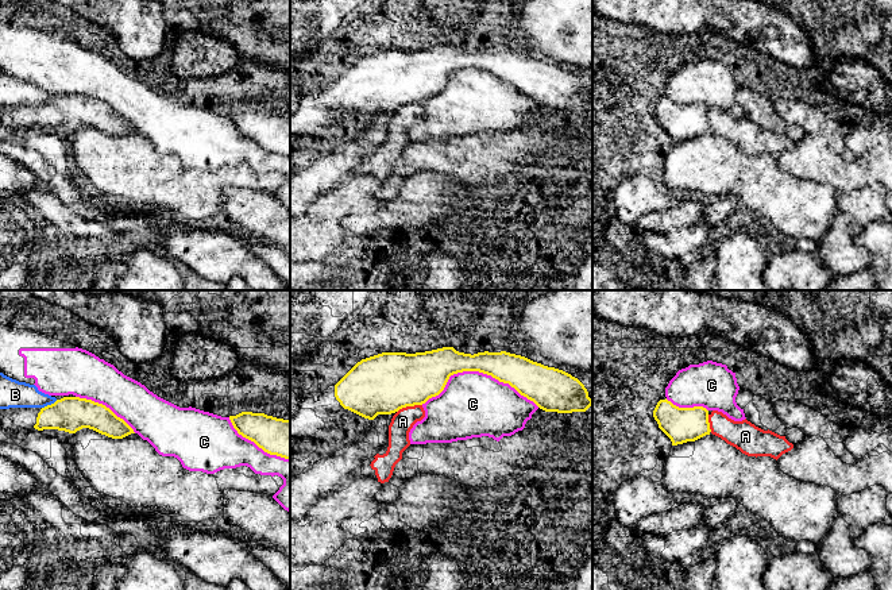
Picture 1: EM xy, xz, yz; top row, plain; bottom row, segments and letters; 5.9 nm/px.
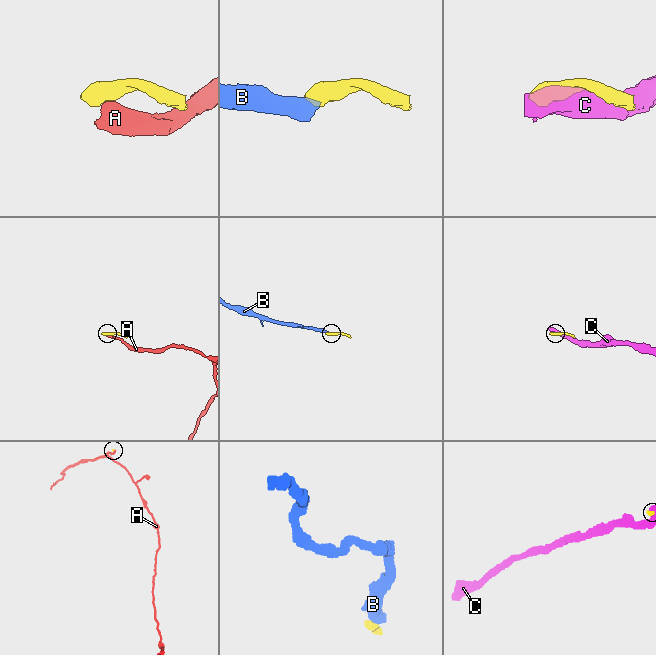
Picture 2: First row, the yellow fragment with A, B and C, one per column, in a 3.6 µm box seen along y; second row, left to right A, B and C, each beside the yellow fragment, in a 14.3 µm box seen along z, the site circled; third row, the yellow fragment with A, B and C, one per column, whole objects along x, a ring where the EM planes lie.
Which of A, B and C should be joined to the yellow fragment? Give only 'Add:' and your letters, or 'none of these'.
Add: none of these

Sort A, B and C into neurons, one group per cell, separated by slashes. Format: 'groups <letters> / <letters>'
groups A B / C

